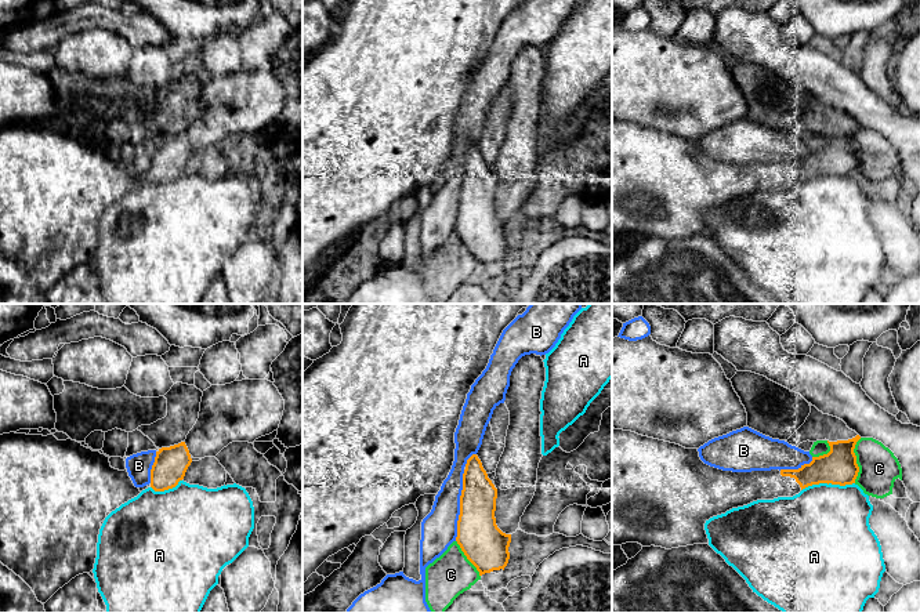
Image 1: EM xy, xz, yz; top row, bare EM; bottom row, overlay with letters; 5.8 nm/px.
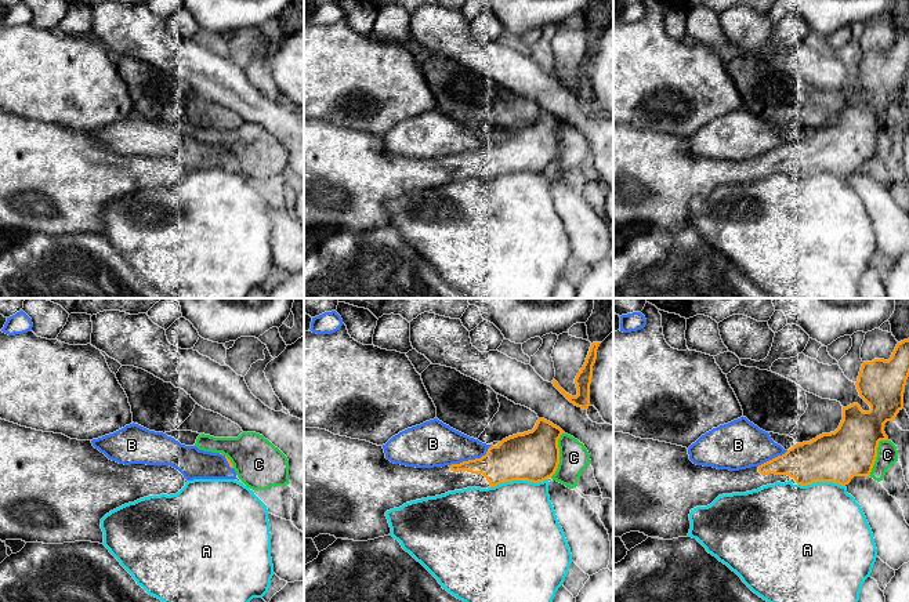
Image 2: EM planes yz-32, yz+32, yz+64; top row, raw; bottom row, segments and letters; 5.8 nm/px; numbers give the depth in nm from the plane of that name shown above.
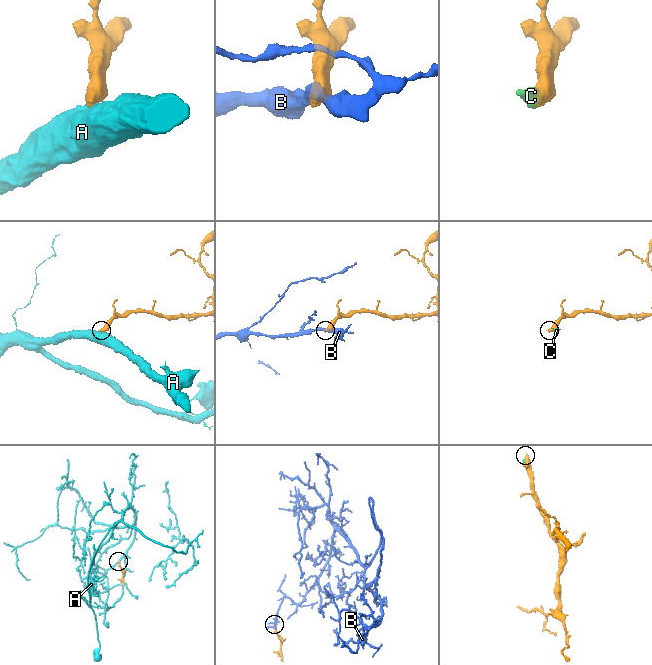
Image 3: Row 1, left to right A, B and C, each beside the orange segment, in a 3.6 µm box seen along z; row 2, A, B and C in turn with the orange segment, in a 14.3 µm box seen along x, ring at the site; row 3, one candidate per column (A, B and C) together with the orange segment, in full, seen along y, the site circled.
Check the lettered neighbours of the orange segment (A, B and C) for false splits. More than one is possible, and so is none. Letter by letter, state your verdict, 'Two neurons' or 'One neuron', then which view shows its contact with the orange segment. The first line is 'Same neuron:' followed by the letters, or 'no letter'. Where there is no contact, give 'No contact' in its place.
Same neuron: no letter
A: Two neurons. Touches orange in yz
B: Two neurons. Touches orange in xz
C: Two neurons. Touches orange in yz

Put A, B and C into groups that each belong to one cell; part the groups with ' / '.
A / B / C

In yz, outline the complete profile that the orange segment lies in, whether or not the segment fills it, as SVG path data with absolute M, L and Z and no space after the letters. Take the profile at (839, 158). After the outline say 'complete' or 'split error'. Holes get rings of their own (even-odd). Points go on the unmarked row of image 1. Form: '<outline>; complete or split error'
M612 119L612 236L638 233L642 237L662 237L666 240L693 235L709 235L705 214L717 206L757 191L774 191L778 188L793 188L803 179L819 175L852 175L859 163L854 144L856 126L848 131L829 133L827 145L812 148L809 155L798 160L771 160L751 163L722 162L705 155L698 139L685 139L680 135L638 126L631 121Z; split error

